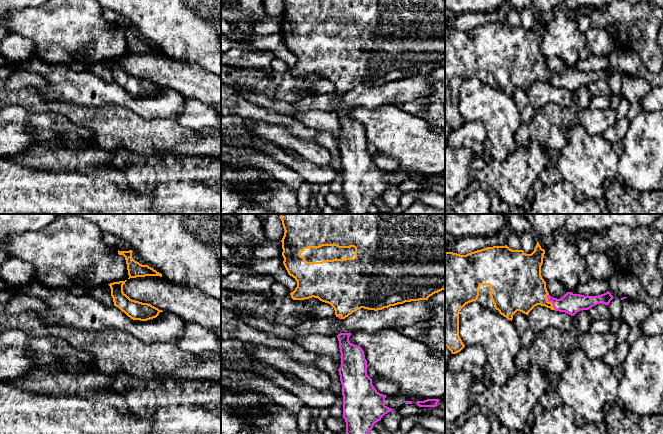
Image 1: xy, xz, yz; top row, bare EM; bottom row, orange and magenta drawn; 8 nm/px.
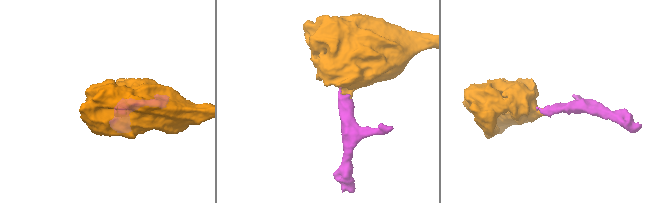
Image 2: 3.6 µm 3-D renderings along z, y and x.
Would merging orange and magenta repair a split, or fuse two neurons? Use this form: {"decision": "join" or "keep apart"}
{"decision": "join"}

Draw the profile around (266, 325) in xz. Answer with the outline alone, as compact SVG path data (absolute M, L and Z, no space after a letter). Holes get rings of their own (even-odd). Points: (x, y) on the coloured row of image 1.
M419 300L390 306L378 311L361 308L345 319L338 317L307 319L297 326L285 326L261 317L242 316L238 317L238 320L274 337L293 341L297 337L304 337L313 333L337 336L340 333L353 333L357 330L363 330L375 334L383 329L413 326L418 322L429 320L431 317L432 312L427 300Z

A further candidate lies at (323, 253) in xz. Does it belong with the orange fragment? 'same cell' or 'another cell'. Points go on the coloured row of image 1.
same cell

